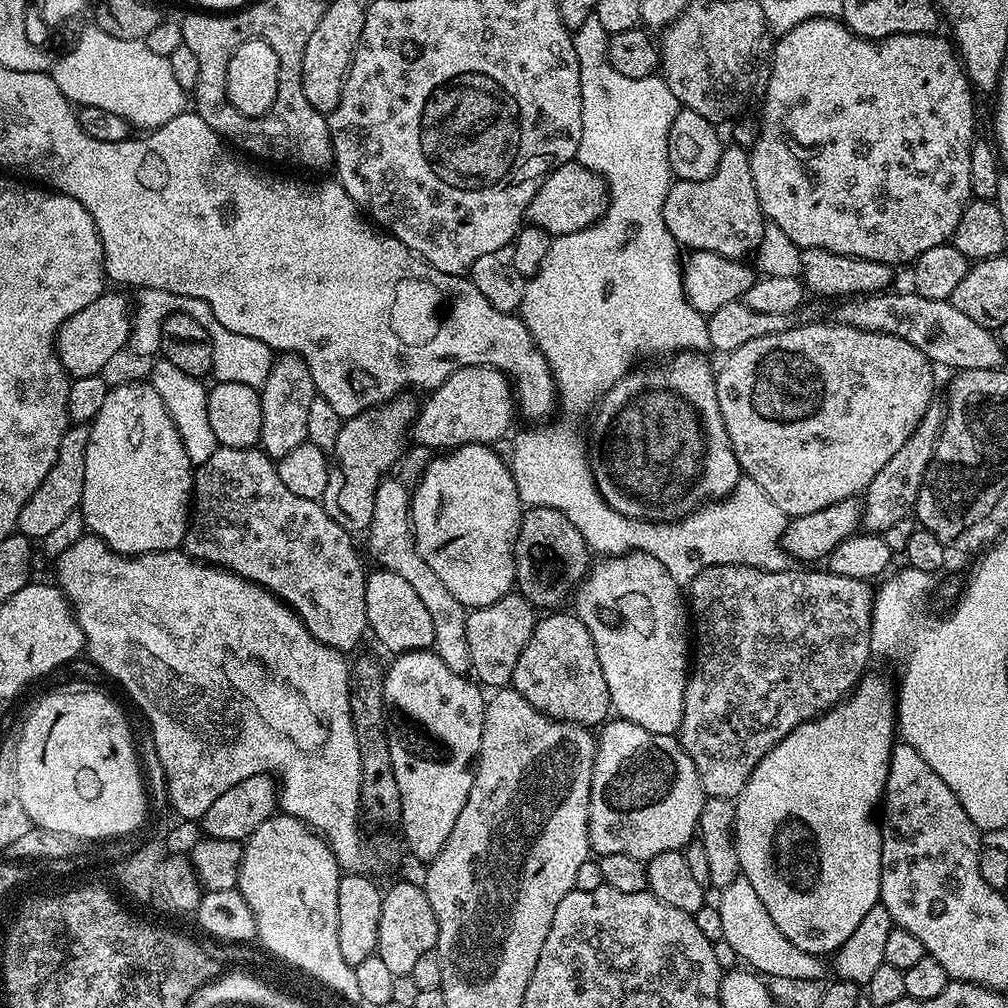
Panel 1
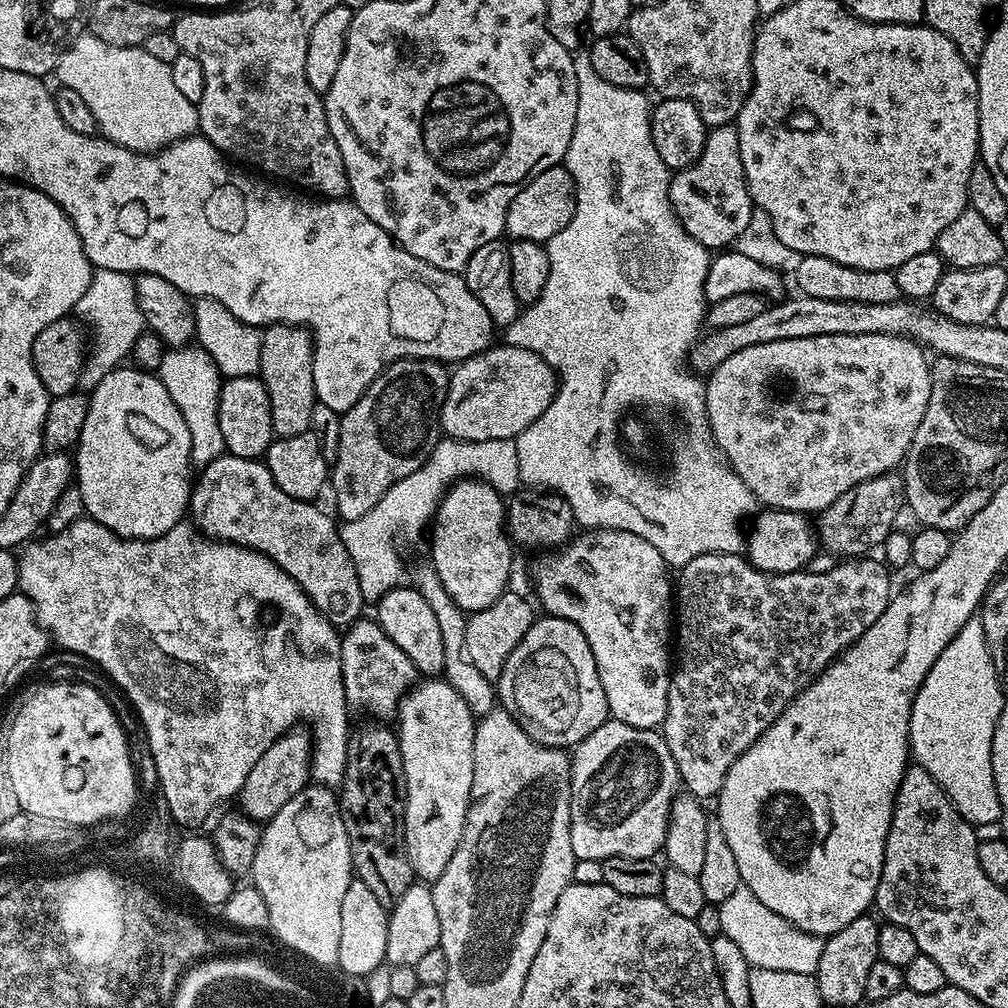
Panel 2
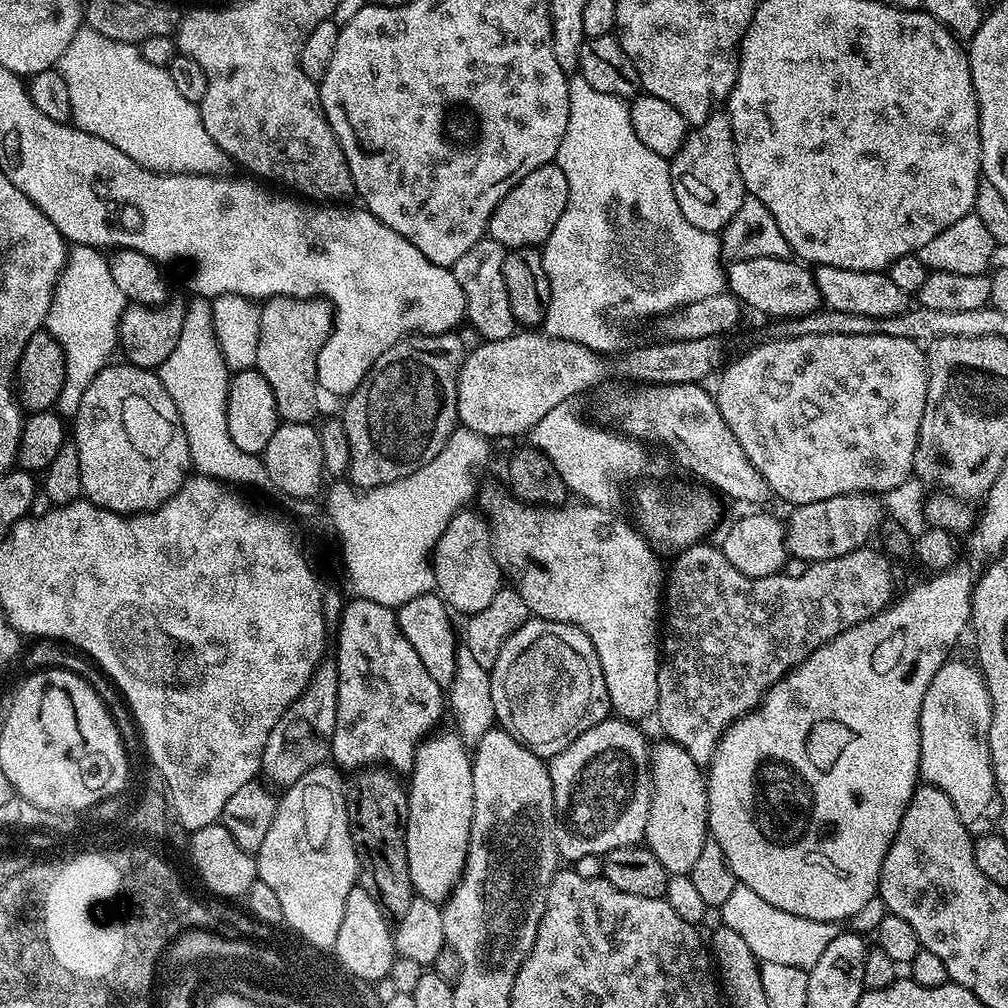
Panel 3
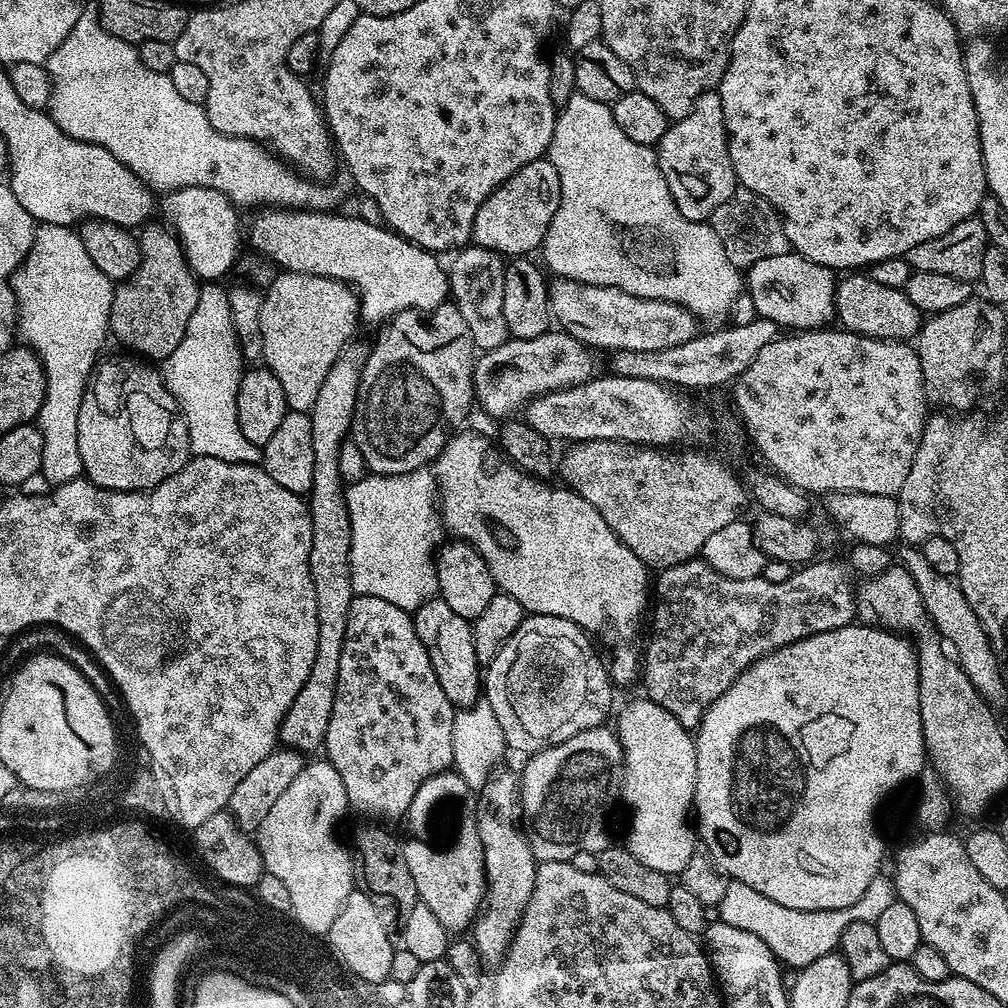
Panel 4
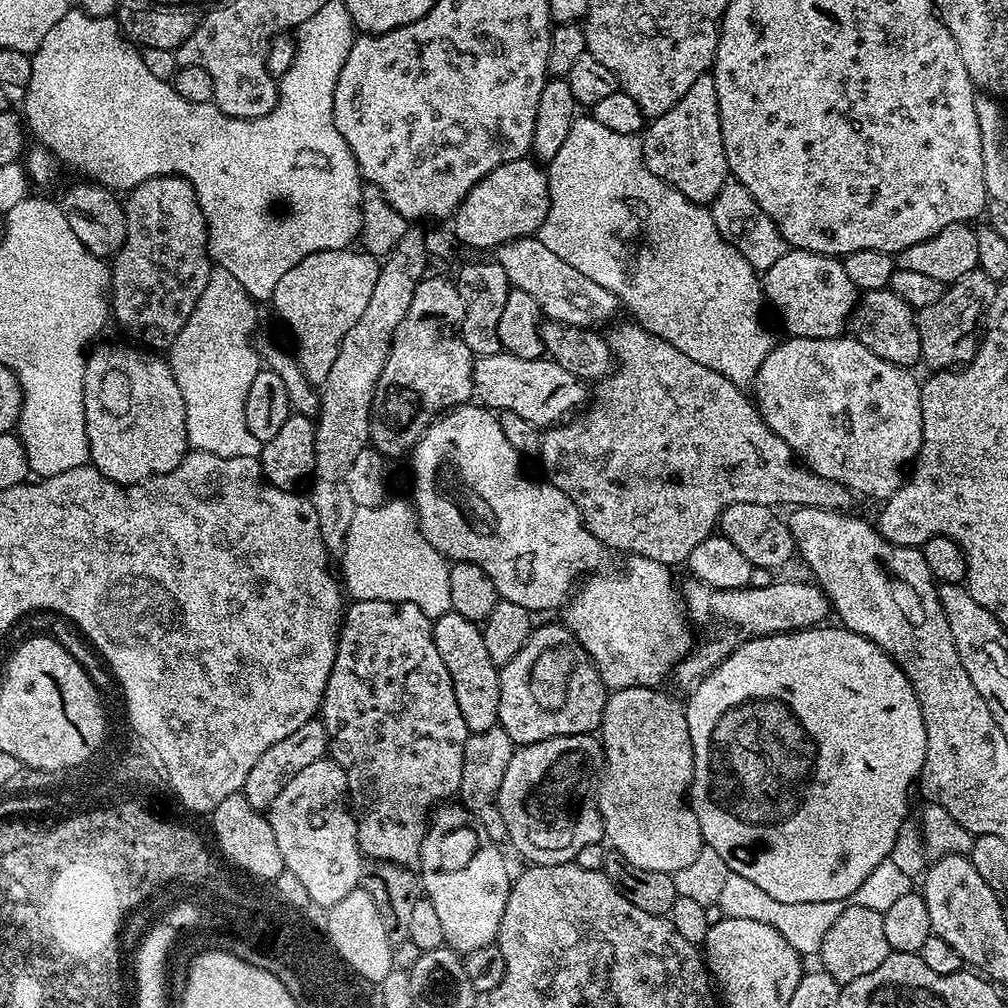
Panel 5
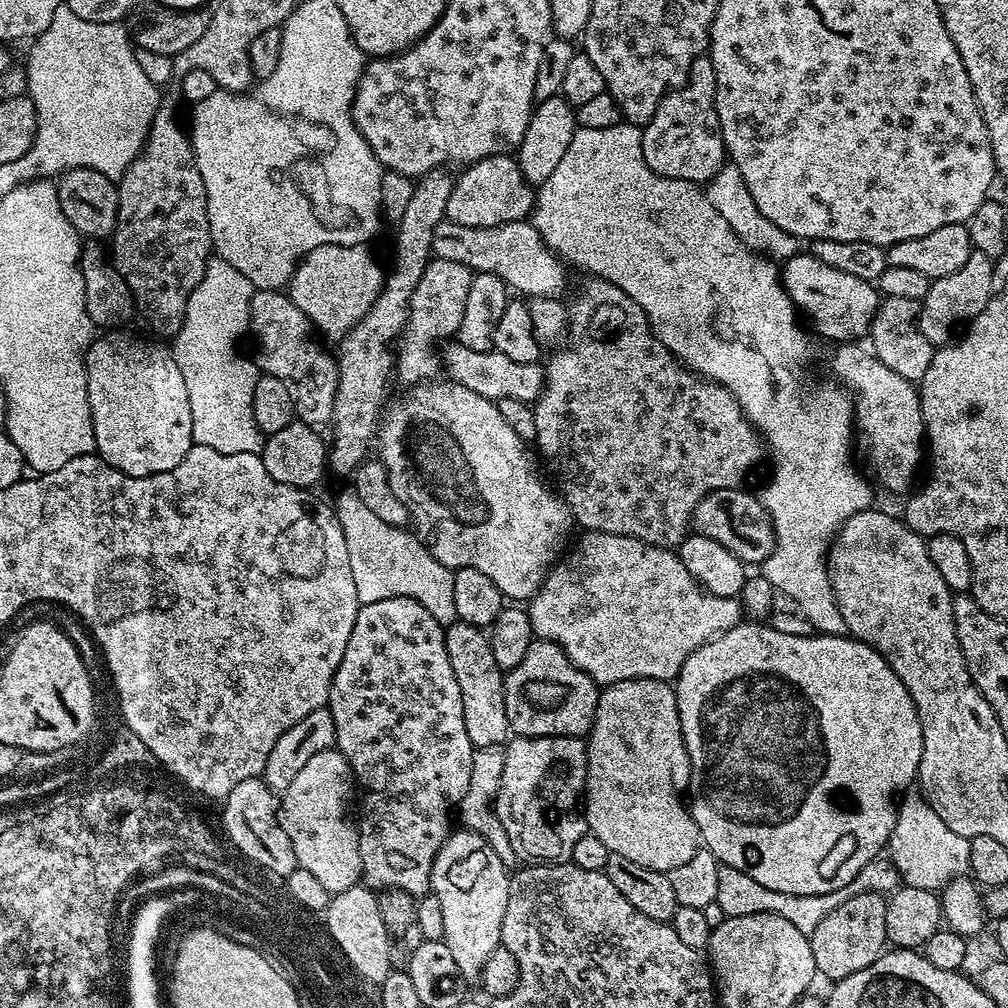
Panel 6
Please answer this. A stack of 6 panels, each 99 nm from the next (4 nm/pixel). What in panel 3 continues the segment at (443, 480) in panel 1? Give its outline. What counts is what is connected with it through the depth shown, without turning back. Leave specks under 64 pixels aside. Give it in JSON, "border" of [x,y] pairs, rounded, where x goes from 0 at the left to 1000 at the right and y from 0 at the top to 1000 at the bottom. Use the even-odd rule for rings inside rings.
{"border":[[[457,506],[450,514],[446,514],[438,534],[435,534],[433,543],[429,546],[429,568],[433,574],[432,586],[440,594],[440,598],[449,608],[460,607],[459,609],[479,605],[498,581],[496,563],[491,550],[488,549],[488,526],[484,523],[484,517],[475,507],[464,507]]]}

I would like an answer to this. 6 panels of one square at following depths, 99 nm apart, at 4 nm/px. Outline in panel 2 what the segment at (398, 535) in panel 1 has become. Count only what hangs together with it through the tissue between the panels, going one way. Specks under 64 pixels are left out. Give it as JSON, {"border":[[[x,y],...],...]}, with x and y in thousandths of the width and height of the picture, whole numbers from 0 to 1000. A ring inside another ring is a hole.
{"border":[[[421,558],[421,561],[414,565],[411,581],[419,589],[419,593],[423,593],[423,597],[427,597],[438,628],[438,642],[442,648],[439,674],[443,675],[446,681],[450,681],[450,685],[454,685],[454,688],[458,688],[458,692],[461,693],[462,700],[466,700],[469,710],[473,712],[481,710],[483,706],[489,705],[493,701],[494,691],[489,676],[483,675],[472,664],[469,655],[466,654],[462,642],[464,611],[460,604],[452,600],[450,593],[446,593],[446,589],[442,589],[442,581],[438,581],[438,573],[435,573],[435,569],[429,564],[428,559]]]}

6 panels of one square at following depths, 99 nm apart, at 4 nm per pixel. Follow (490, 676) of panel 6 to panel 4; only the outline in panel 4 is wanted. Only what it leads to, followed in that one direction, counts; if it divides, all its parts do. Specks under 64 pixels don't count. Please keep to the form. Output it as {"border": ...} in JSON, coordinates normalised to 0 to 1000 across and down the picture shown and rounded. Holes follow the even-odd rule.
{"border":[[[436,593],[424,595],[419,602],[412,604],[411,614],[415,633],[419,633],[423,649],[427,649],[431,669],[435,669],[435,677],[442,692],[446,692],[453,703],[465,702],[478,690],[478,661],[474,657],[474,649],[470,647],[467,618],[458,613],[458,609],[446,605],[446,601],[442,601],[442,597]]]}

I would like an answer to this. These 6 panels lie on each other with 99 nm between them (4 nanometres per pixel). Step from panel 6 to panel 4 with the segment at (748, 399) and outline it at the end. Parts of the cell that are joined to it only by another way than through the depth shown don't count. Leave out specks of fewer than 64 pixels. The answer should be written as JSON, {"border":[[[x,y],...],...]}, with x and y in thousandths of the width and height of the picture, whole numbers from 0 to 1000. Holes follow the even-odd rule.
{"border":[[[568,91],[552,112],[550,137],[542,158],[554,169],[556,199],[550,220],[542,228],[538,262],[549,275],[589,284],[605,284],[646,298],[660,298],[683,306],[695,318],[714,317],[736,294],[736,270],[720,256],[705,221],[686,218],[673,208],[665,185],[656,173],[647,147],[617,133],[604,104]]]}

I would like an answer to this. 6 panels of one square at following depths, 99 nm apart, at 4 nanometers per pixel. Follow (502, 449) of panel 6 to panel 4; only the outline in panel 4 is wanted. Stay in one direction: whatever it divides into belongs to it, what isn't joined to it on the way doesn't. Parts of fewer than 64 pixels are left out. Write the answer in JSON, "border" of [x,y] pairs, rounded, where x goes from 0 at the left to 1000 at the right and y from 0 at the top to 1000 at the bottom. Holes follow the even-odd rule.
{"border":[[[456,427],[449,432],[448,436],[444,438],[444,441],[438,446],[437,451],[433,453],[431,457],[431,467],[433,469],[433,483],[435,485],[435,503],[437,505],[437,510],[438,513],[438,520],[441,525],[444,524],[448,527],[447,531],[451,533],[453,536],[460,536],[466,542],[470,542],[470,546],[474,546],[474,550],[478,550],[478,554],[482,558],[482,562],[486,562],[486,569],[490,573],[490,577],[492,578],[493,584],[495,586],[501,587],[503,591],[509,591],[510,593],[514,593],[514,597],[518,602],[520,602],[521,608],[530,610],[530,611],[553,611],[554,613],[562,613],[565,617],[569,617],[573,622],[578,623],[580,627],[584,629],[590,629],[590,627],[595,627],[598,625],[599,622],[603,622],[603,631],[605,634],[608,635],[611,640],[607,643],[607,659],[605,655],[605,670],[607,673],[608,680],[615,681],[615,679],[627,679],[630,677],[632,678],[633,672],[636,670],[637,667],[637,651],[636,648],[633,646],[631,647],[631,643],[629,640],[626,639],[626,635],[631,631],[631,622],[635,619],[635,610],[640,607],[641,604],[644,602],[645,599],[645,571],[643,575],[643,570],[645,570],[645,564],[643,561],[637,558],[637,554],[633,554],[633,550],[629,550],[629,546],[625,546],[625,542],[621,542],[617,539],[615,535],[609,530],[609,526],[605,526],[605,522],[601,522],[601,514],[597,514],[597,510],[593,510],[593,506],[589,506],[589,502],[585,502],[585,498],[581,498],[581,494],[577,494],[574,490],[567,487],[566,484],[563,482],[555,482],[556,484],[551,484],[550,481],[544,480],[548,478],[541,478],[539,475],[526,472],[524,469],[517,466],[517,464],[512,463],[511,460],[508,459],[507,456],[504,455],[503,452],[500,451],[499,447],[491,439],[484,440],[484,437],[480,433],[475,433],[472,429],[460,429],[461,427]]]}

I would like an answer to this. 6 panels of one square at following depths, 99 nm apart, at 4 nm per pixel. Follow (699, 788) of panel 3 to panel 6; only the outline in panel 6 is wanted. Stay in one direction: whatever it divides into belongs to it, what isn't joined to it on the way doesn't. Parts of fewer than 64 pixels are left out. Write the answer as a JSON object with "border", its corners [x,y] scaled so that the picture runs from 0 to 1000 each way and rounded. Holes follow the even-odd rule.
{"border":[[[649,673],[602,680],[593,692],[581,737],[583,771],[577,805],[584,825],[603,840],[604,846],[617,847],[617,851],[645,859],[645,863],[665,866],[669,859],[685,855],[696,834],[677,789],[682,787],[687,761],[677,732],[670,682]]]}

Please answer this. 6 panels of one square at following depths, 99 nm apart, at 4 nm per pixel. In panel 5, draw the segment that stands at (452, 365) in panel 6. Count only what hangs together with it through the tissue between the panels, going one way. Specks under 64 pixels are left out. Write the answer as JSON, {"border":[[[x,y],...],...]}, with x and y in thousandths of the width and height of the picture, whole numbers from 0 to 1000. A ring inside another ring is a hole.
{"border":[[[499,347],[494,351],[482,351],[469,356],[468,384],[479,404],[485,407],[507,407],[537,427],[564,416],[568,410],[580,404],[585,393],[584,382],[560,367],[554,359],[545,355],[514,355]]]}

